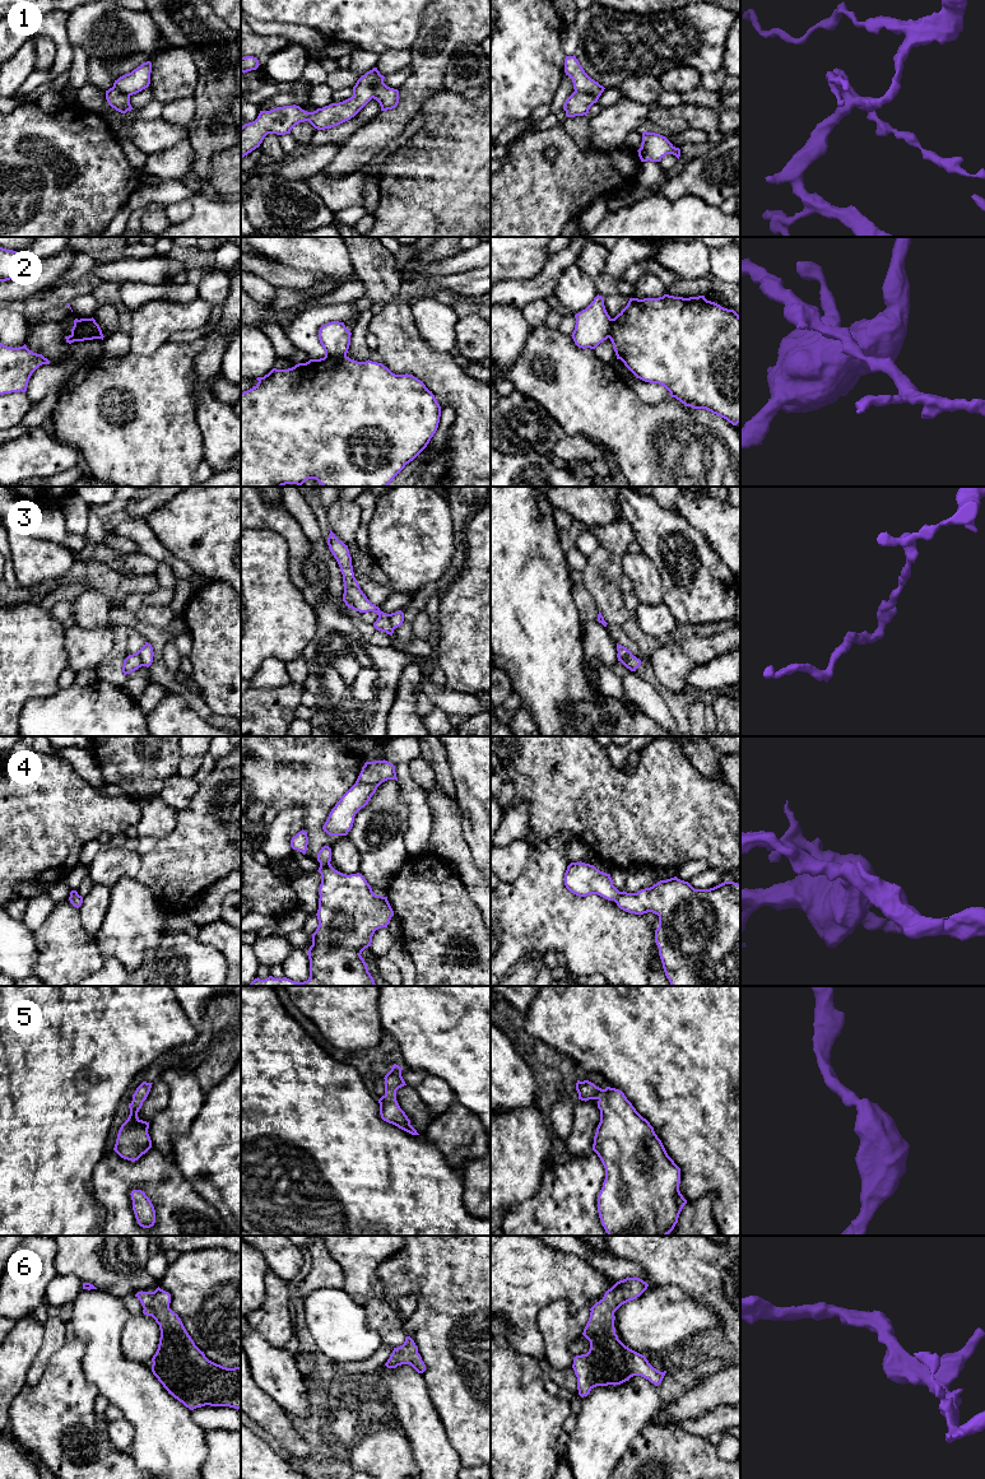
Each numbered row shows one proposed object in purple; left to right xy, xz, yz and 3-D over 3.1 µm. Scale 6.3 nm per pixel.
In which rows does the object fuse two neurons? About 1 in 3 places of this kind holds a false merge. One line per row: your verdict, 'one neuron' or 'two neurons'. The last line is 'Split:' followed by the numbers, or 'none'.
1: two neurons
2: two neurons
3: two neurons
4: two neurons
5: one neuron
6: one neuron
Split: 1, 2, 3, 4

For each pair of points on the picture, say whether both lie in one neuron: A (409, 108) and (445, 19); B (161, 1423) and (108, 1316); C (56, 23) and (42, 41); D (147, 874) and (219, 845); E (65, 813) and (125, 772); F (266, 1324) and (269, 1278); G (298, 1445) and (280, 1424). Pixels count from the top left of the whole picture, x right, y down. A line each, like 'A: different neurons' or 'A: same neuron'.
A: same neuron
B: same neuron
C: different neurons
D: same neuron
E: different neurons
F: same neuron
G: same neuron

